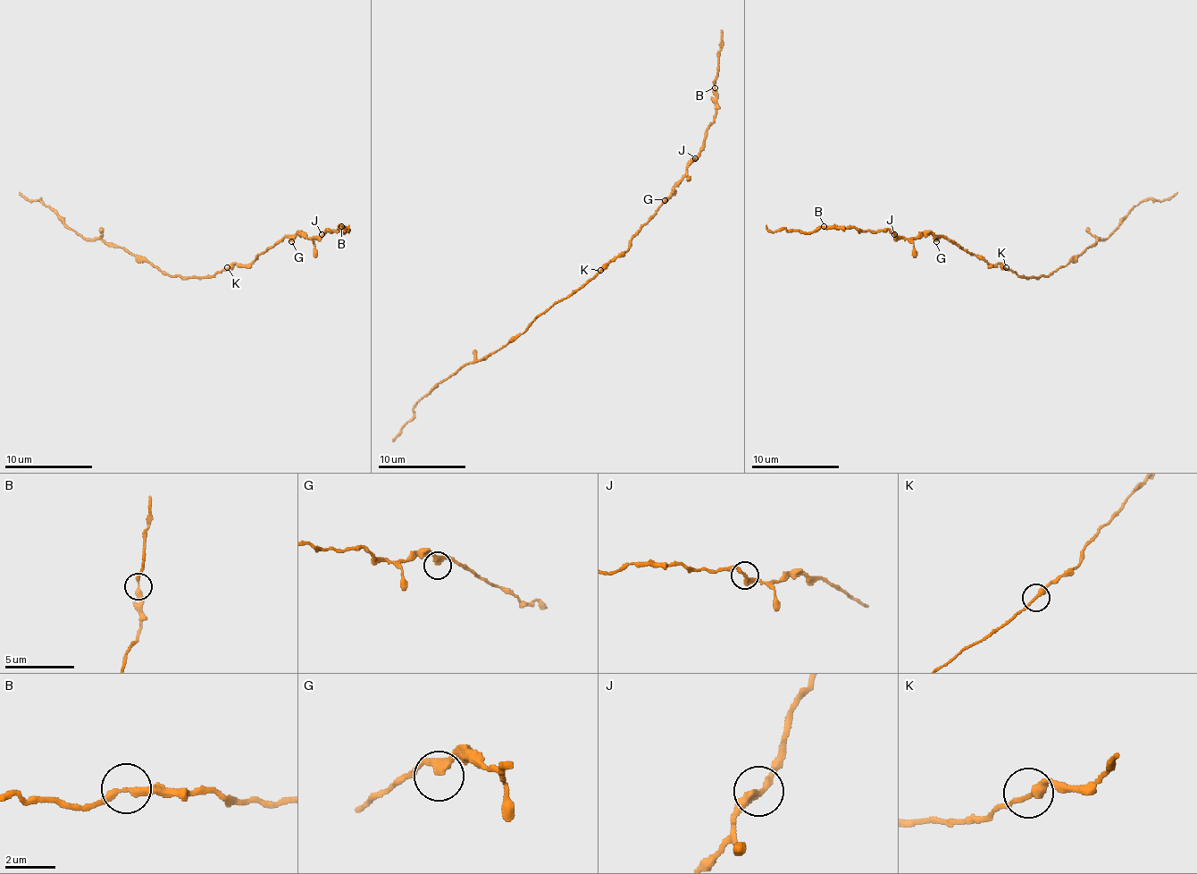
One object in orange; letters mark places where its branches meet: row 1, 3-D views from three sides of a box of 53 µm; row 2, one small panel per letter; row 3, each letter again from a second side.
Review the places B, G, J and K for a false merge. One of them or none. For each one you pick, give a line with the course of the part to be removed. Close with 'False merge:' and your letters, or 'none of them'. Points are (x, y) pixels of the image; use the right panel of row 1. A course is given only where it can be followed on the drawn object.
False merge: none of them

